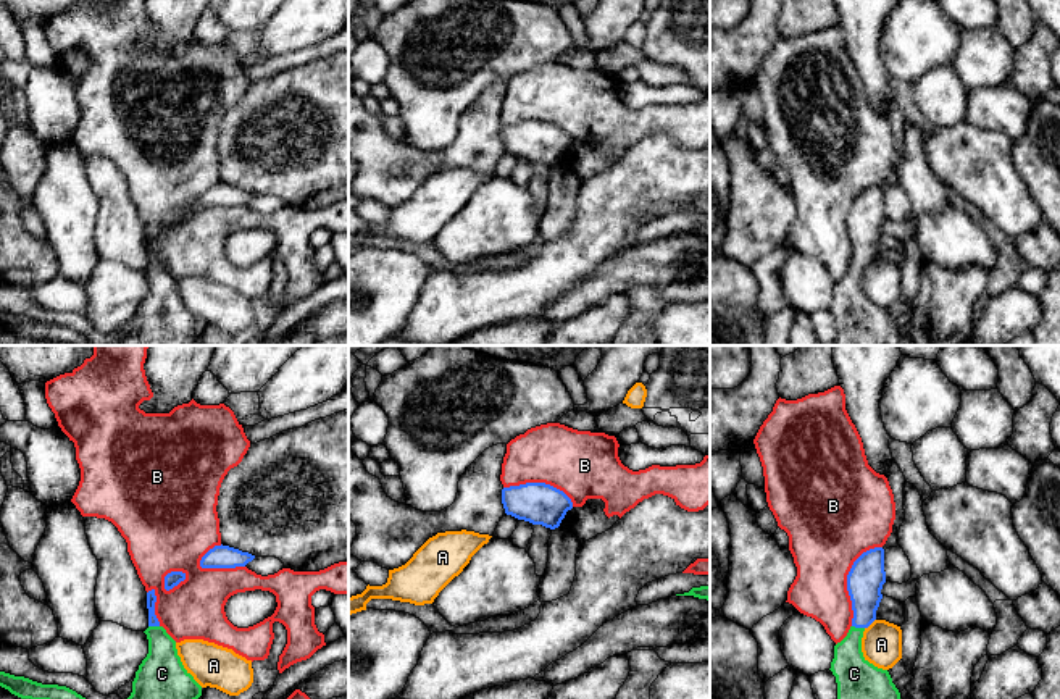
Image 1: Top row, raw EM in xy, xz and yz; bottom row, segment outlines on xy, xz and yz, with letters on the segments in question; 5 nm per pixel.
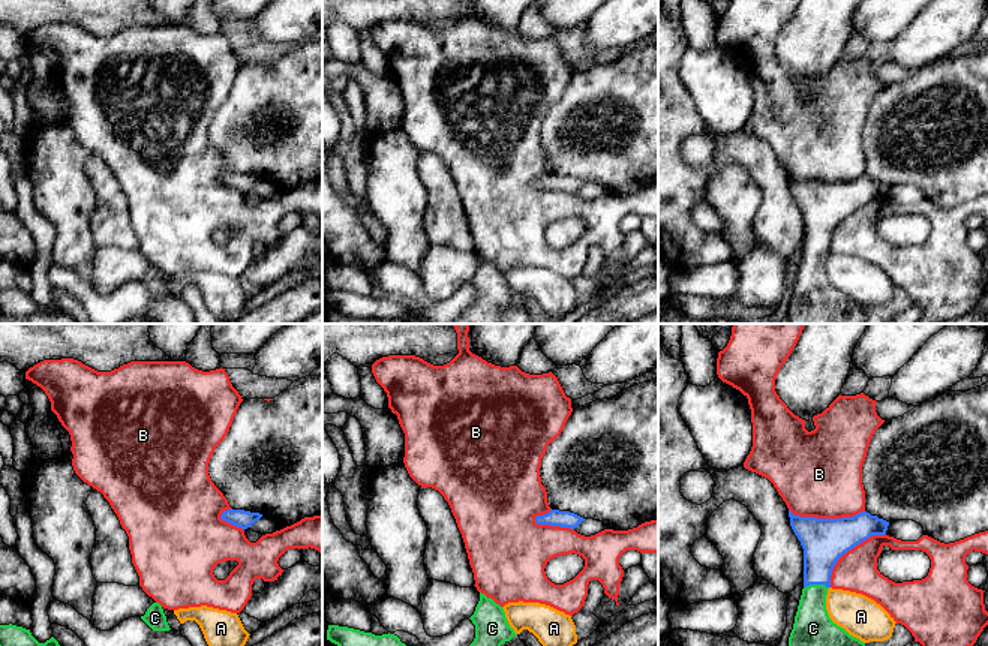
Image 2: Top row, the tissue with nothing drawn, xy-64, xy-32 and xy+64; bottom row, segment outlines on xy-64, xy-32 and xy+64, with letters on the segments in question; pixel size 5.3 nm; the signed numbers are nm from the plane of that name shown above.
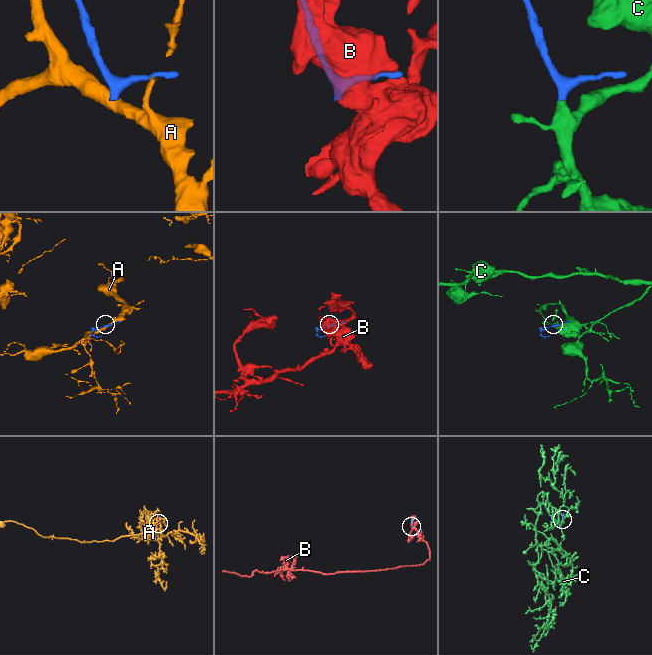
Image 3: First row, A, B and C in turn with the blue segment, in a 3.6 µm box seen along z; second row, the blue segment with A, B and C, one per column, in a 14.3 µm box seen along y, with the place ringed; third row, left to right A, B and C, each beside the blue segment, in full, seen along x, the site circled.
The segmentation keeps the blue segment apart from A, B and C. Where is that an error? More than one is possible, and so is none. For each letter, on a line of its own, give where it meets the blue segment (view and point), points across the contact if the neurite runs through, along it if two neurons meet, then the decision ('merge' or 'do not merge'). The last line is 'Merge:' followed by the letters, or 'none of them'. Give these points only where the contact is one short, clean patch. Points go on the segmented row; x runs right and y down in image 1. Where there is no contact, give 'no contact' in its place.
A: yz (870, 623) | along yz (875, 619), (865, 628) | do not merge
B: yz (847, 580) | do not merge
C: yz (859, 627) | across yz (865, 580), (863, 617), (859, 627), (854, 636), (855, 677) | merge
Merge: C

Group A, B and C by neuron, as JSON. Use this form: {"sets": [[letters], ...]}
{"sets": [["A"], ["B"], ["C"]]}

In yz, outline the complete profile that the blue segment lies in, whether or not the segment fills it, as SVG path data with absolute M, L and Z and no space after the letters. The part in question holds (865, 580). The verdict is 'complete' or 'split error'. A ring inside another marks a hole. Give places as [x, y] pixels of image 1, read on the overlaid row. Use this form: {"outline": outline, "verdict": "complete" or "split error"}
{"outline": "M883 547L863 552L847 575L853 618L847 636L834 646L829 668L836 676L837 699L900 699L889 672L870 663L862 652L863 631L876 620L884 583Z", "verdict": "split error"}

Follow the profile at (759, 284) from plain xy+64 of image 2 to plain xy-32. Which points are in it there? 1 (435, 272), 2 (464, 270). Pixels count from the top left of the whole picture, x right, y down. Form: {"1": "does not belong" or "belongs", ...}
{"1": "belongs", "2": "belongs"}

